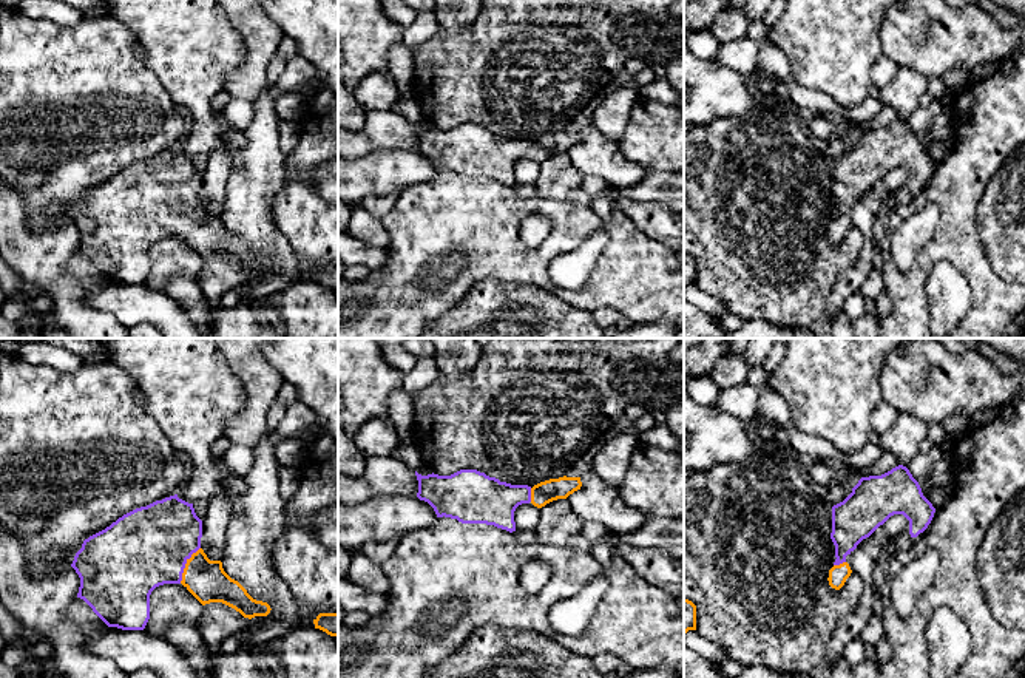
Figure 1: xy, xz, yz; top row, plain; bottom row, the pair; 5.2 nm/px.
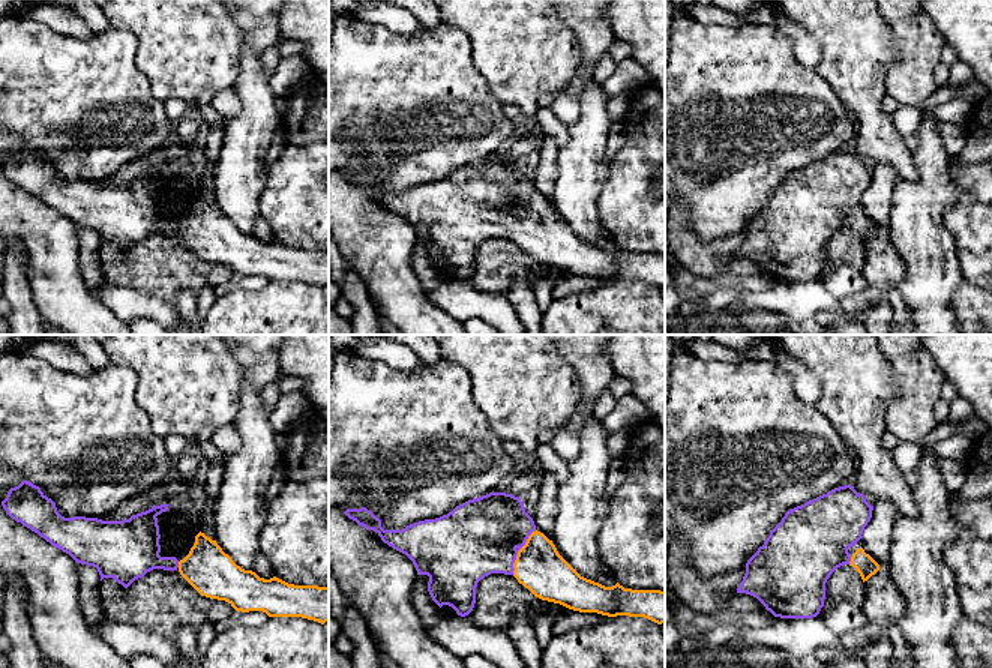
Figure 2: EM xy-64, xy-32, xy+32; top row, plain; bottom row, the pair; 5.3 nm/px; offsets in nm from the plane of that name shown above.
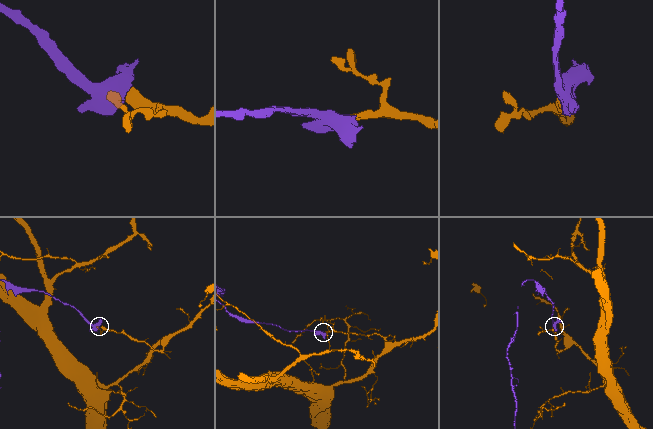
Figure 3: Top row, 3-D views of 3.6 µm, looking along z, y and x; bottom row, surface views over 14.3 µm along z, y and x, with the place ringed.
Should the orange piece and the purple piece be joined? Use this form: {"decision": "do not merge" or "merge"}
{"decision": "merge"}

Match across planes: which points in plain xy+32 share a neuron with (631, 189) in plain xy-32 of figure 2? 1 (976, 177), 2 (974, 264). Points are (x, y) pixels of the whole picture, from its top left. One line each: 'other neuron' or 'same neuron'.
1: other neuron
2: same neuron

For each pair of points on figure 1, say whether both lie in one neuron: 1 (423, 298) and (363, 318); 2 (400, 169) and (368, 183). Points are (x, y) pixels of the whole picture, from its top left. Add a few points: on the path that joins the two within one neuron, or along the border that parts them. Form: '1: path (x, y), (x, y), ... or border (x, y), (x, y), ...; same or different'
1: path (408, 298), (399, 301), (378, 318); same
2: path (392, 170), (375, 175); same

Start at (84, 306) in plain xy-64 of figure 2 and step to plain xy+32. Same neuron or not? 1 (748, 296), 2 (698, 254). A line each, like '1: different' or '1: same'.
1: different
2: same

